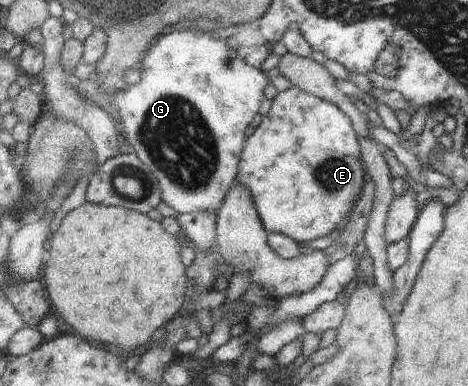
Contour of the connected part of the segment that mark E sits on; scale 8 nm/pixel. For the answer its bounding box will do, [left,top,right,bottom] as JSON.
[237,87,368,246]

